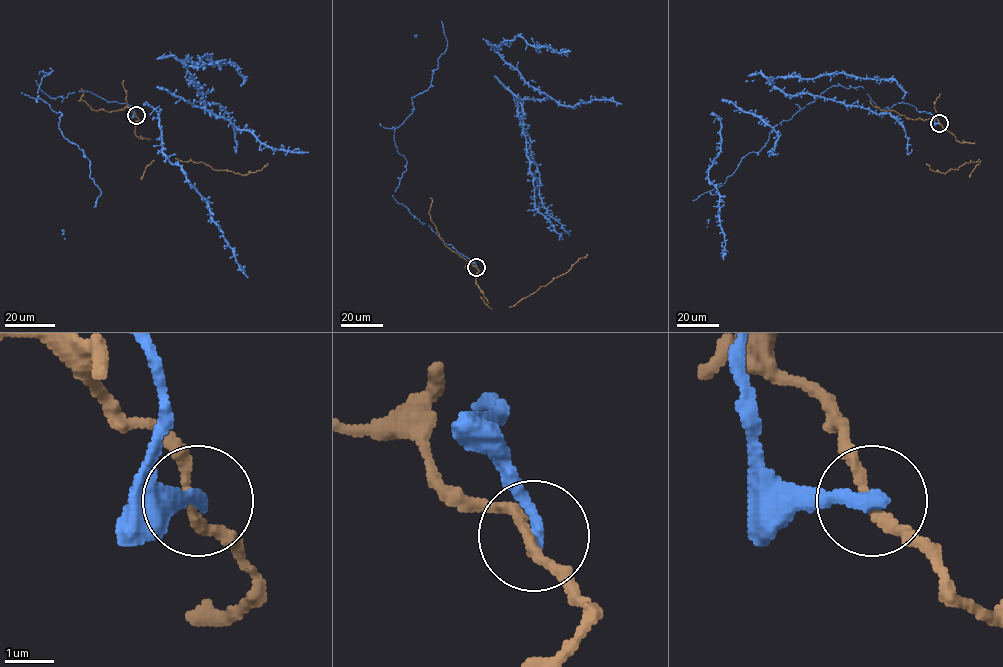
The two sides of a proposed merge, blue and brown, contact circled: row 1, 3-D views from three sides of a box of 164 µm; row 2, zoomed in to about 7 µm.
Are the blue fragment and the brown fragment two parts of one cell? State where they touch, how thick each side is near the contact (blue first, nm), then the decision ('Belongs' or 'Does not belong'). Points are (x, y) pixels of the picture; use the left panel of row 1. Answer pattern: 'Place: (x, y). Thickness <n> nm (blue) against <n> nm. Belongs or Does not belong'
Place: (136, 115). Thickness 300 nm (blue) against 200 nm. Does not belong

